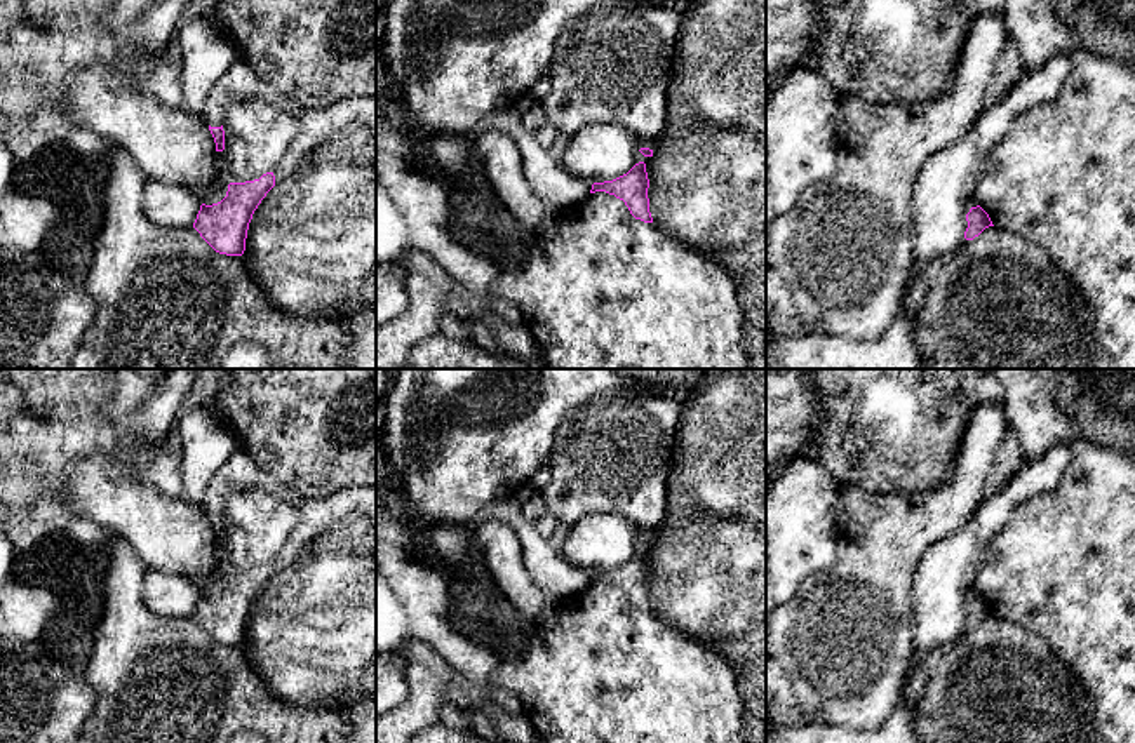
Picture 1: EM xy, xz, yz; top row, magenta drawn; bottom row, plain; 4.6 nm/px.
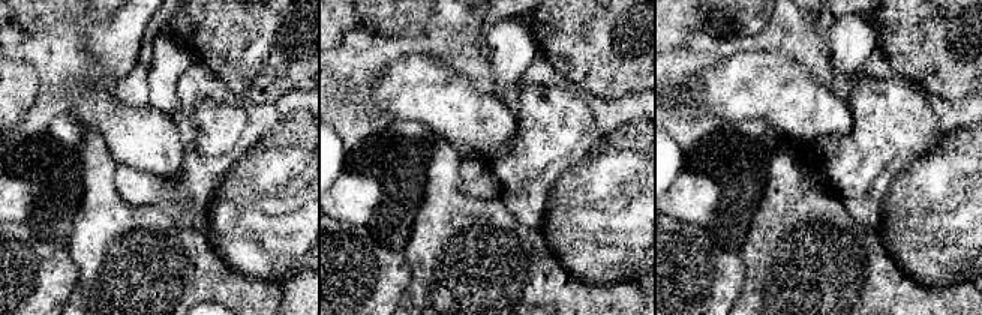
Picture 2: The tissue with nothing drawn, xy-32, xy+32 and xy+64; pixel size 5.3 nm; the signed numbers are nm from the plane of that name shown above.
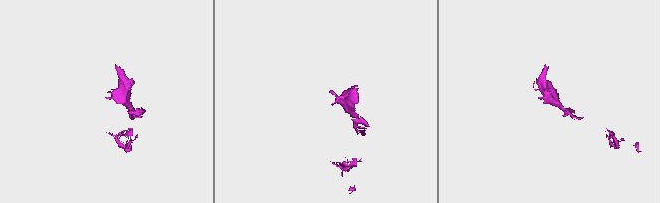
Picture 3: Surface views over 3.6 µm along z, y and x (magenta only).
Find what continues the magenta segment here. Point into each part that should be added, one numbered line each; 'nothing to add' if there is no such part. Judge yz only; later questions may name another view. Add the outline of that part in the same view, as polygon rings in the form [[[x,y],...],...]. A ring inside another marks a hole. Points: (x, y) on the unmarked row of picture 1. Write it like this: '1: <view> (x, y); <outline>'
1: yz (1064, 564); [[[1041,369],[992,371],[1004,390],[1001,402],[1006,411],[1008,428],[1017,435],[1020,444],[1020,465],[1036,461],[1048,449],[1062,444],[1069,447],[1071,461],[1060,482],[1051,491],[1039,492],[1011,510],[1006,525],[985,546],[985,560],[973,590],[989,604],[994,616],[1034,632],[1069,665],[1091,698],[1098,729],[1107,743],[1135,743],[1135,458],[1086,440],[1076,421],[1053,402]]]

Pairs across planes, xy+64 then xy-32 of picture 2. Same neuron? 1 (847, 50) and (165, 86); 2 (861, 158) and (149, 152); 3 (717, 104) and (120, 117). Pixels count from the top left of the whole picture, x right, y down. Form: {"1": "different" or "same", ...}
{"1": "same", "2": "different", "3": "same"}

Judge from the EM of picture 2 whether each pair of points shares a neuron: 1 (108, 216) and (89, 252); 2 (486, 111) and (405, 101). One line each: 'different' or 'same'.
1: same
2: same

